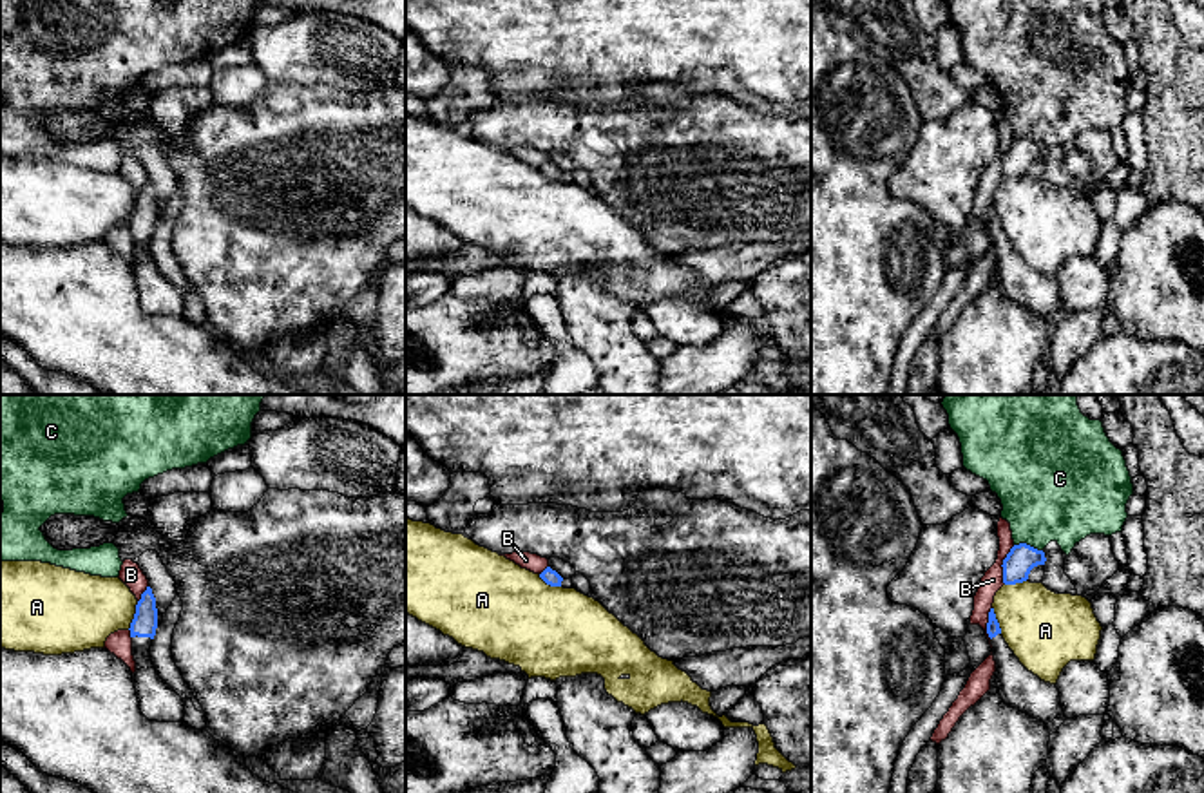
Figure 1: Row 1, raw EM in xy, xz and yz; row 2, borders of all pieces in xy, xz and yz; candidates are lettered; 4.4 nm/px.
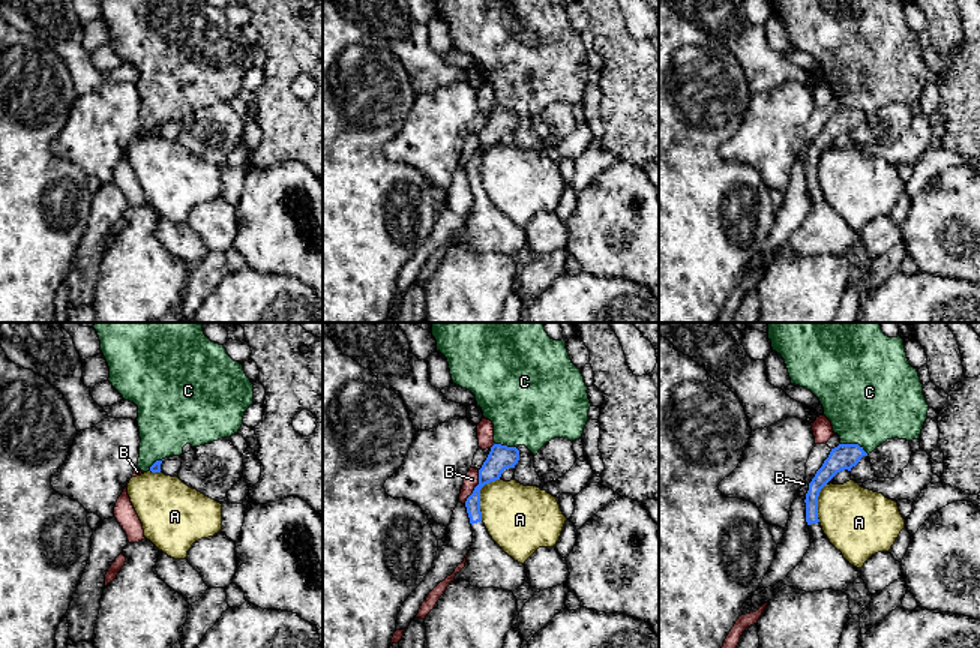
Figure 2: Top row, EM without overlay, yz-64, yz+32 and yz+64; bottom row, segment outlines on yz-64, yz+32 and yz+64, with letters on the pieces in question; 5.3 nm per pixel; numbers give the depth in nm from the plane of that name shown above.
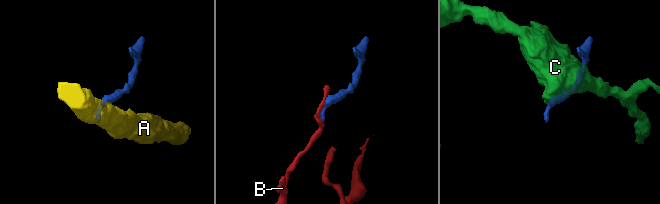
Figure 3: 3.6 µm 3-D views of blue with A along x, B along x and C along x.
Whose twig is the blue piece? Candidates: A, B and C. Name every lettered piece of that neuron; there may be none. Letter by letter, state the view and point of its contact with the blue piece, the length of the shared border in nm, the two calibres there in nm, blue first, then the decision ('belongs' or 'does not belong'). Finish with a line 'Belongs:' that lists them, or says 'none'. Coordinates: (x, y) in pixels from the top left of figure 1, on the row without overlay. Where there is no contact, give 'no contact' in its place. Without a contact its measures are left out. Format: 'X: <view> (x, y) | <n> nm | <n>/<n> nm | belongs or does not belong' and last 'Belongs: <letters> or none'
A: xy (134, 210) | 140 nm | 110/340 nm | does not belong
B: yz (1002, 160) | 180 nm | 130/90 nm | does not belong
C: yz (1029, 140) | 130 nm | 130/440 nm | does not belong
Belongs: none

